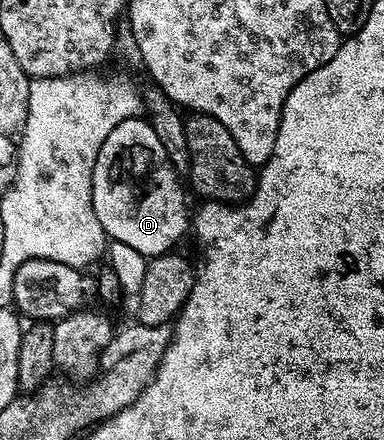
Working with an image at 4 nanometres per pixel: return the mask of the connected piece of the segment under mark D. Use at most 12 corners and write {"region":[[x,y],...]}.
{"region":[[147,118],[122,121],[94,161],[103,231],[147,259],[190,227]]}

